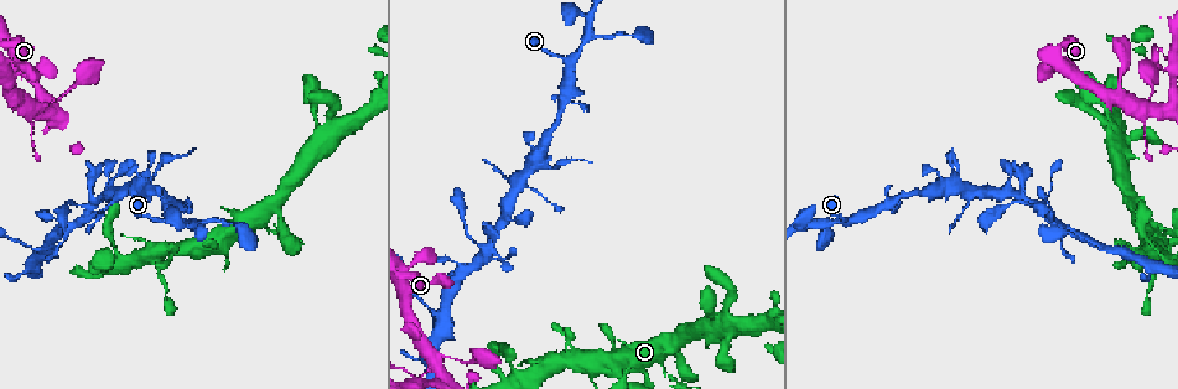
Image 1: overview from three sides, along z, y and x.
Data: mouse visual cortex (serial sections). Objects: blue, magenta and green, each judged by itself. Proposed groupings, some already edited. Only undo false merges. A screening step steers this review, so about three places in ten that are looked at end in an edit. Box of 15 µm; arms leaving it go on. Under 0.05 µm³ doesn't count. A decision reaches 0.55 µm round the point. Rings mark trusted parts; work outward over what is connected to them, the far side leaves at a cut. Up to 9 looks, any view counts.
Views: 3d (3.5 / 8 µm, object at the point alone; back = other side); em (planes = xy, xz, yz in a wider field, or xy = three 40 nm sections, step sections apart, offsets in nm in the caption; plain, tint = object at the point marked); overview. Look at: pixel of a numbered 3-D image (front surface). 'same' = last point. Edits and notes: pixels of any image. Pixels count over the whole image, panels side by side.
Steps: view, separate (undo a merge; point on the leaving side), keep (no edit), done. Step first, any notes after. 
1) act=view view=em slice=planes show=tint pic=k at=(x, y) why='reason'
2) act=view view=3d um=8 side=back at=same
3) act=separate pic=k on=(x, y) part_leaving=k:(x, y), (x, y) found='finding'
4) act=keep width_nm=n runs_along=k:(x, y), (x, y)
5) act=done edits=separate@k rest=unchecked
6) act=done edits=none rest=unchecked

act=view view=3d um=3.5 pic=1 at=(37, 110) why='three-way junction'

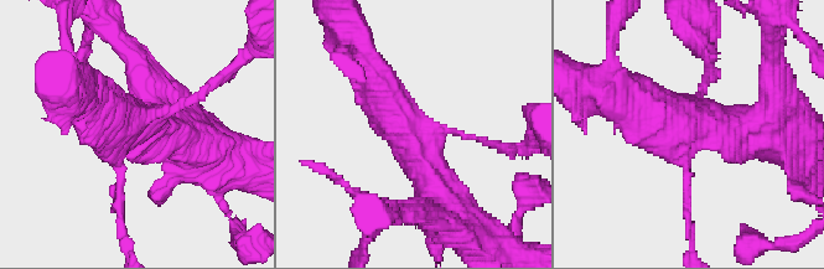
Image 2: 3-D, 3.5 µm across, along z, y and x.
act=view view=em slice=xy step=5 show=plain pic=2 at=(410, 143) why='shape alone is not enough'

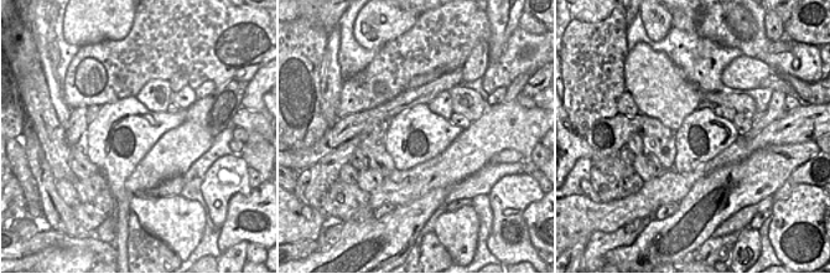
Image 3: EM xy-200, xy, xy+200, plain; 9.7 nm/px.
act=view view=em slice=xy step=5 show=tint at=same

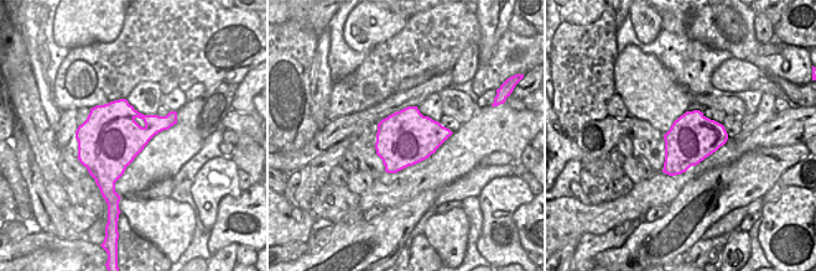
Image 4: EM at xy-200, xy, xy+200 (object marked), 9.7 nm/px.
act=keep found='one cell here'

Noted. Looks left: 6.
act=view view=3d um=3.5 pic=1 at=(1166, 67) why='narrows sharply'

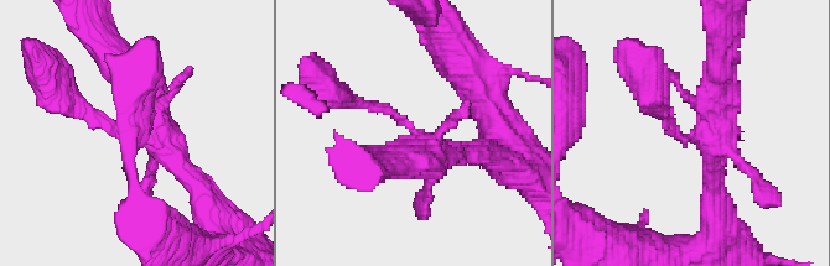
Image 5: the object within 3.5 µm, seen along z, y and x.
act=view view=em slice=xy step=3 show=tint pic=5 at=(679, 133) arm_widths_nm=200,300

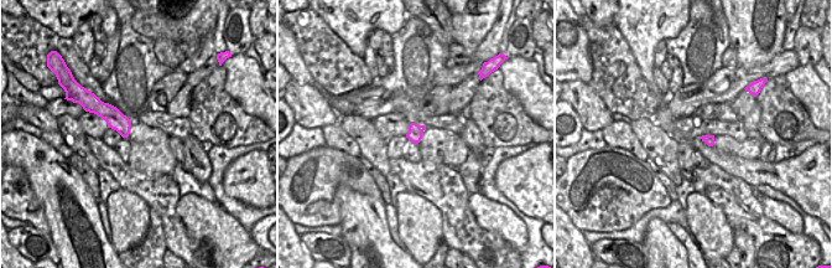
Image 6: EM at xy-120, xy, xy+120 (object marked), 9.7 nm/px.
act=keep runs_along=5:(185, 168), (66, 85) found='all the same cell'

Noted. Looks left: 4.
act=view view=3d um=8 pic=1 at=(1023, 193) why='abrupt turn'

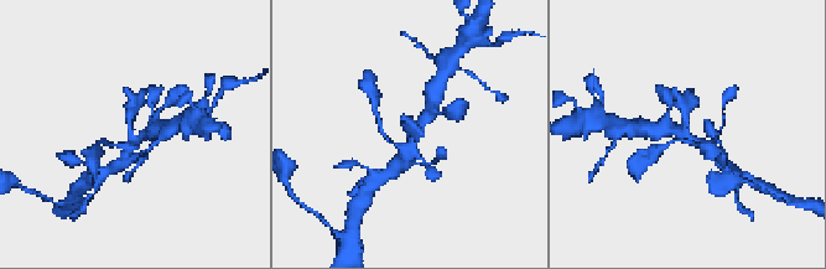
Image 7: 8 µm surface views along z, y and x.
act=view view=3d um=3.5 pic=7 at=(131, 128)

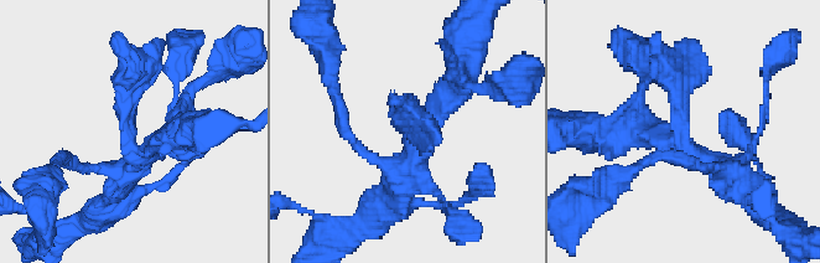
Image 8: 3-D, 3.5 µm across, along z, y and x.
act=keep runs_along=8:(171, 135), (129, 143), (125, 52) found='all the same cell'

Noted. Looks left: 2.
act=view view=3d um=3.5 pic=1 at=(440, 312) why='thin arm on a thick one'

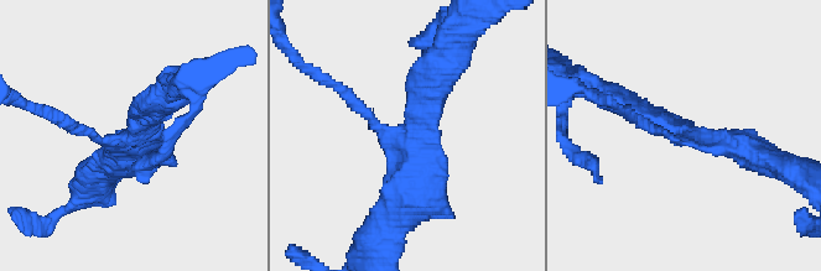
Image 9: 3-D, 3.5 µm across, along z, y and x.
act=view view=em slice=xy step=2 show=tint pic=9 at=(410, 140) arms=3 arm_widths_nm=100,300,400

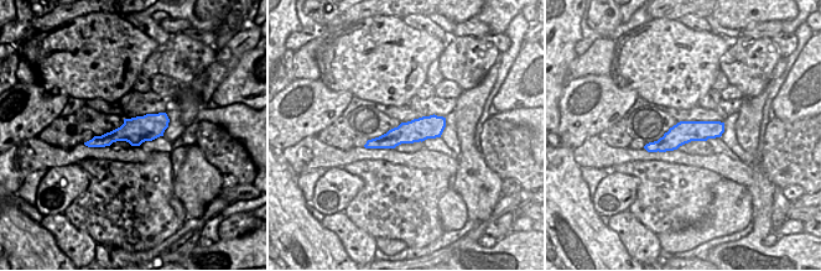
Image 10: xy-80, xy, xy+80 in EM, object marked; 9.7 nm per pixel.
act=keep runs_along=9:(624, 100), (684, 135), (763, 157) found='one cell here'

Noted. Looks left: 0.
act=done edits=none rest=unchecked

